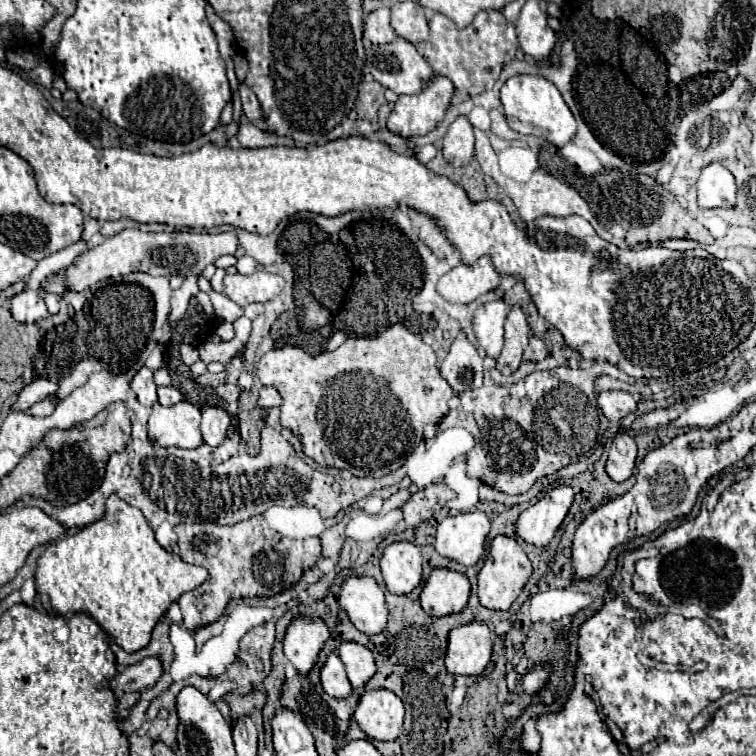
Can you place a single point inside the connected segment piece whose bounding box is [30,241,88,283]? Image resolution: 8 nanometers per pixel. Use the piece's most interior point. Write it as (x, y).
(60, 259)

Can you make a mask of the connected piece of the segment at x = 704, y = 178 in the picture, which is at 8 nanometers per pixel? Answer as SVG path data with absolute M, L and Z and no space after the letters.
M720 163L708 165L698 179L698 205L702 209L730 209L736 205L734 175Z

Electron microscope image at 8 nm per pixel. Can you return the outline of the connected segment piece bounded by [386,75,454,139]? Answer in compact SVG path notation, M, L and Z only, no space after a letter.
M434 77L418 95L400 95L386 127L402 137L428 135L444 119L454 85L448 77Z

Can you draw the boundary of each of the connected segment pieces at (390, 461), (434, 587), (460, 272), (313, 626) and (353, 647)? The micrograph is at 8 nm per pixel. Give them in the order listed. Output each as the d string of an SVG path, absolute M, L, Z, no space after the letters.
M400 323L378 337L346 339L336 351L322 351L316 357L292 345L272 349L258 361L258 379L280 393L280 423L302 441L304 455L320 467L346 469L356 477L384 477L400 469L402 461L420 445L424 425L438 423L448 413L448 401L454 395L440 377L432 347Z
M434 569L420 593L420 605L430 617L460 613L470 597L466 575L450 569Z
M480 257L472 265L458 265L440 277L436 289L438 293L456 305L474 301L476 297L494 291L500 285L500 275L496 273L490 257Z
M296 619L286 631L284 655L300 675L306 675L318 663L318 653L328 637L328 627L320 619Z
M342 643L338 647L338 657L346 667L348 679L354 689L362 689L372 675L376 673L374 665L374 655L368 647L358 645L358 643Z

